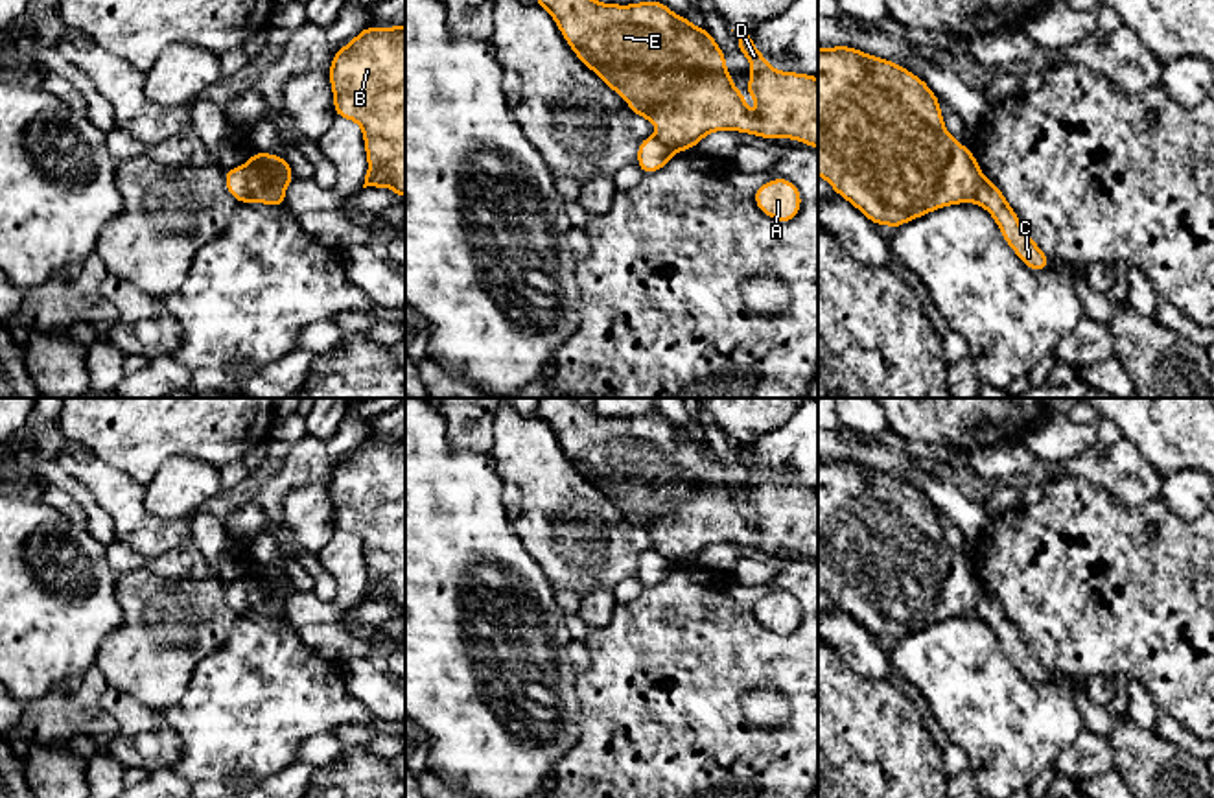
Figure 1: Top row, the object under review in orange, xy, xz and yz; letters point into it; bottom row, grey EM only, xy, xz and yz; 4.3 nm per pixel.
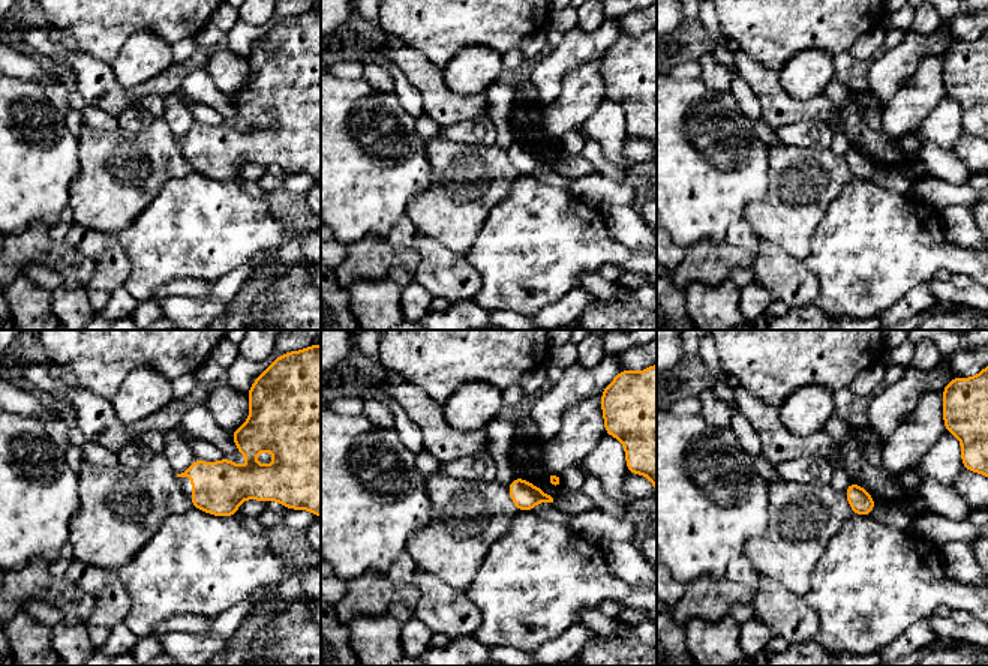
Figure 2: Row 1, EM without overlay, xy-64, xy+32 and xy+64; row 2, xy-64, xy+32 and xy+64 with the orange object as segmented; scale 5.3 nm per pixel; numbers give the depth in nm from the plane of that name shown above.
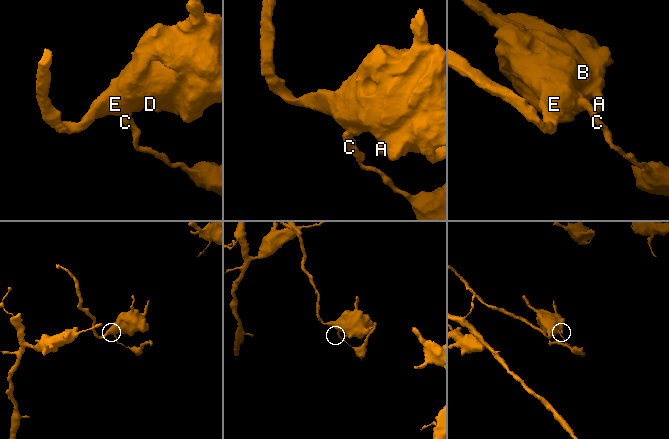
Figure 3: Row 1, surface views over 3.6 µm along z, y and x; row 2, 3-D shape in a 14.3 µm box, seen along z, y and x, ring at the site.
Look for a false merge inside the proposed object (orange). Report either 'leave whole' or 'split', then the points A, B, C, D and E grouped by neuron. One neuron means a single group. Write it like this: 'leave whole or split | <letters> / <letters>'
split | A B D E / C

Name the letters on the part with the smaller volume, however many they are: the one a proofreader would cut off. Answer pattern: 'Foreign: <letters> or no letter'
Foreign: C

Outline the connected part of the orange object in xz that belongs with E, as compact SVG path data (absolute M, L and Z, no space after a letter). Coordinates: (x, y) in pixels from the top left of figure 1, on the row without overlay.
M542 398L532 413L547 422L582 477L595 485L613 505L623 509L628 522L658 538L658 551L672 564L689 564L713 544L739 544L766 553L790 551L818 562L818 490L800 485L781 485L753 459L752 442L737 442L739 464L750 474L748 503L759 516L753 529L746 523L733 490L726 483L726 468L707 440L695 440L689 429L672 426L661 413L636 415L632 418L602 417L578 405L573 398Z

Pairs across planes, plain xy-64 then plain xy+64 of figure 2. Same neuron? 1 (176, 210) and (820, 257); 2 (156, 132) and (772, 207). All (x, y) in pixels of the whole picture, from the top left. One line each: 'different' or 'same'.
1: same
2: same

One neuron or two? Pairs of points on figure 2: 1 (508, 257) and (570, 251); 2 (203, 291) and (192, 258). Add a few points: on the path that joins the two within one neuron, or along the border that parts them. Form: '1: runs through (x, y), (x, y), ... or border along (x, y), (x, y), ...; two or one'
1: runs through (523, 258), (535, 251), (555, 251); one
2: border along (233, 270), (210, 284), (173, 279), (164, 285); two

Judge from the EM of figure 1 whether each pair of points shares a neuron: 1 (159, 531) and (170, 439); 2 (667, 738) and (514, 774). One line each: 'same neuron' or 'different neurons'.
1: different neurons
2: different neurons

